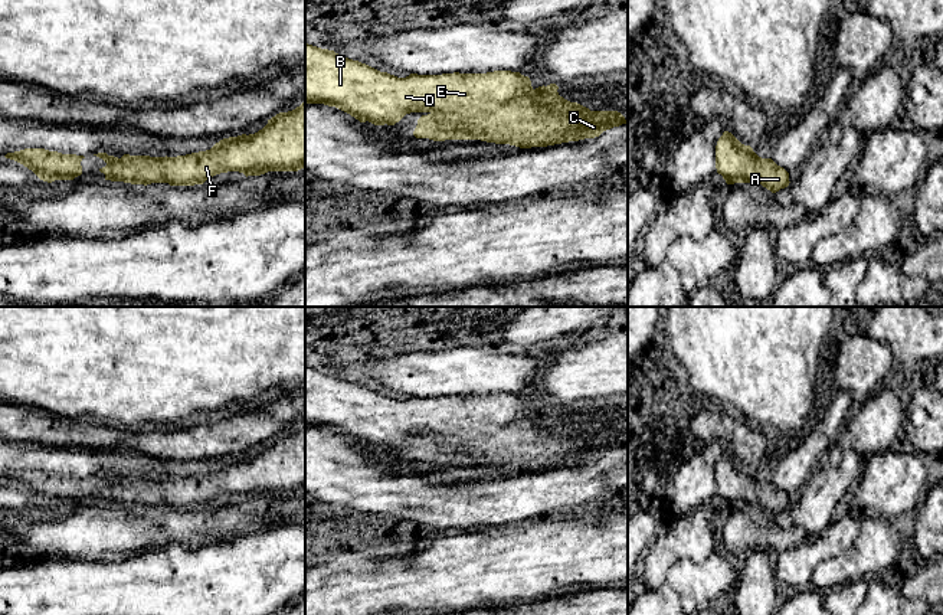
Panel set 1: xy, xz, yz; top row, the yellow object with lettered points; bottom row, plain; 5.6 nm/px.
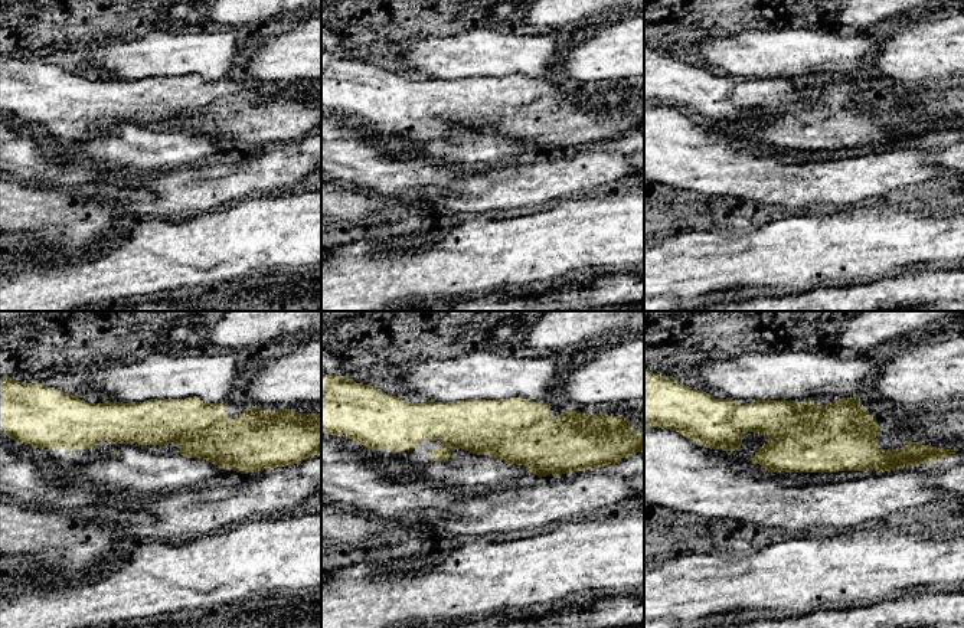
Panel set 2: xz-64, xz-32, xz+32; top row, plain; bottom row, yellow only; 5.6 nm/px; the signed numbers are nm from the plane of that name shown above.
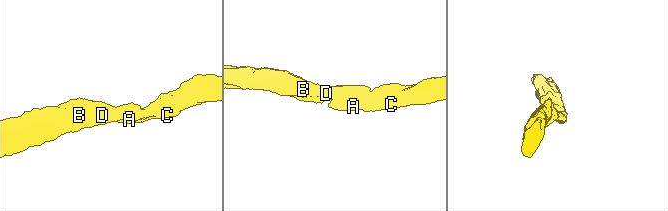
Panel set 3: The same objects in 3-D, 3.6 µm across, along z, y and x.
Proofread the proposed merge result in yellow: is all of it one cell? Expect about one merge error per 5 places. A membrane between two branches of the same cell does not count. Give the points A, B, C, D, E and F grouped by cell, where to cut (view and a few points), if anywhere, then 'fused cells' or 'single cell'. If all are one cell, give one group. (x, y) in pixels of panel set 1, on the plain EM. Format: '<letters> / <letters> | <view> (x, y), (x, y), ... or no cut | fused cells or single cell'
A B C D E F | no cut | single cell

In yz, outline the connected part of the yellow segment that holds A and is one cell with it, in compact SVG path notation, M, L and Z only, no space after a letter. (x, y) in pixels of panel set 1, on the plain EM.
M724 454L716 468L716 491L727 507L760 506L772 516L789 508L789 495L772 481L759 480L750 468L741 467Z

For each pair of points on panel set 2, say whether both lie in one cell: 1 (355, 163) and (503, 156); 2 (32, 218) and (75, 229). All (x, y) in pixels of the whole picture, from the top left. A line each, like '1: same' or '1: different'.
1: different
2: same

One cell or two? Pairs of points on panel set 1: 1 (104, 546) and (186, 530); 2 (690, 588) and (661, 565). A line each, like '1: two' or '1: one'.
1: one
2: two

